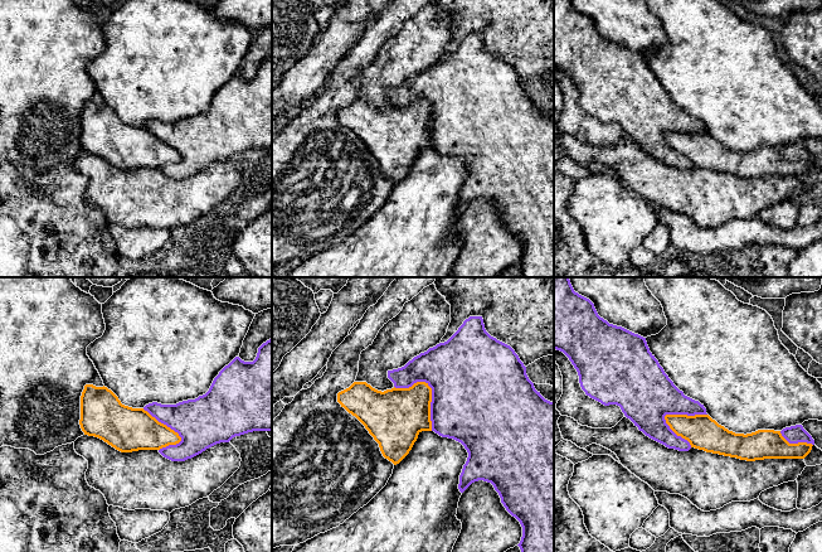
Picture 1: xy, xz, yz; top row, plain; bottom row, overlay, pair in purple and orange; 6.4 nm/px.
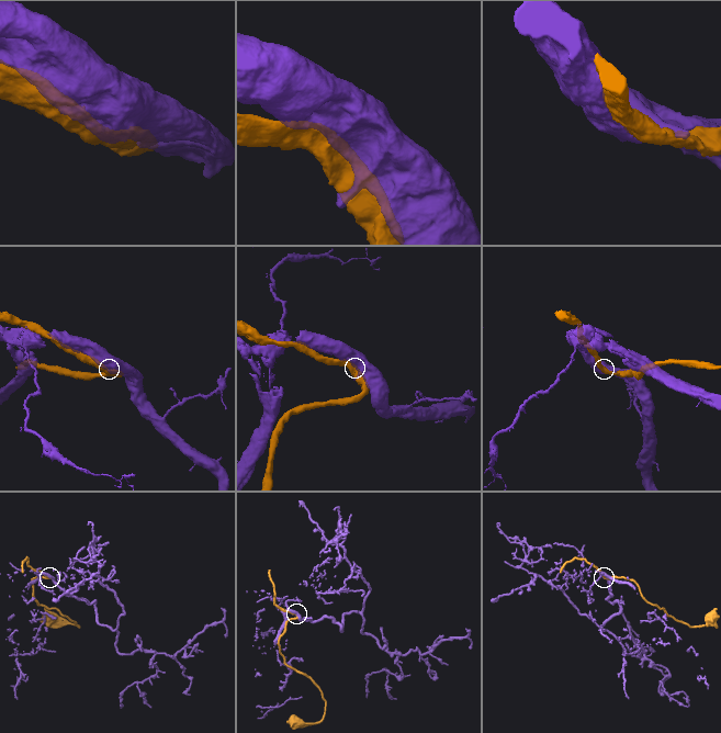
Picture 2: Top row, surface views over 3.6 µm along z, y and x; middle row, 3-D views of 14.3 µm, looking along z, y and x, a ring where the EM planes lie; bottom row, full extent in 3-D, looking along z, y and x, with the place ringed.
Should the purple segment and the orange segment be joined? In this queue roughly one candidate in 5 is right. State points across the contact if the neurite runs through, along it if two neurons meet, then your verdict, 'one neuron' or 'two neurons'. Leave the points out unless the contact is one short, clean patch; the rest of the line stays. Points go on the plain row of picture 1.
two neurons

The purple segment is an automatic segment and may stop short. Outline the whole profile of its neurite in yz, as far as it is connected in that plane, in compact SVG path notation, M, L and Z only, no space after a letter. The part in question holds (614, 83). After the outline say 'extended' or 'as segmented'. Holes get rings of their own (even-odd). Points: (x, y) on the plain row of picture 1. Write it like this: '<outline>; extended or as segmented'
M554 0L554 67L563 69L579 93L582 107L590 116L604 124L617 122L627 136L650 156L668 166L689 169L691 163L687 158L677 154L666 141L666 132L707 132L706 126L699 118L684 112L665 91L658 78L650 69L646 55L634 52L622 44L609 42L600 35L594 21L574 9L570 0Z; as segmented

